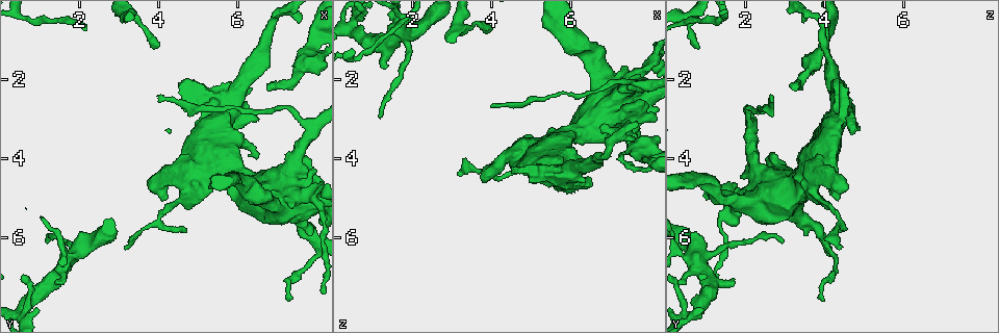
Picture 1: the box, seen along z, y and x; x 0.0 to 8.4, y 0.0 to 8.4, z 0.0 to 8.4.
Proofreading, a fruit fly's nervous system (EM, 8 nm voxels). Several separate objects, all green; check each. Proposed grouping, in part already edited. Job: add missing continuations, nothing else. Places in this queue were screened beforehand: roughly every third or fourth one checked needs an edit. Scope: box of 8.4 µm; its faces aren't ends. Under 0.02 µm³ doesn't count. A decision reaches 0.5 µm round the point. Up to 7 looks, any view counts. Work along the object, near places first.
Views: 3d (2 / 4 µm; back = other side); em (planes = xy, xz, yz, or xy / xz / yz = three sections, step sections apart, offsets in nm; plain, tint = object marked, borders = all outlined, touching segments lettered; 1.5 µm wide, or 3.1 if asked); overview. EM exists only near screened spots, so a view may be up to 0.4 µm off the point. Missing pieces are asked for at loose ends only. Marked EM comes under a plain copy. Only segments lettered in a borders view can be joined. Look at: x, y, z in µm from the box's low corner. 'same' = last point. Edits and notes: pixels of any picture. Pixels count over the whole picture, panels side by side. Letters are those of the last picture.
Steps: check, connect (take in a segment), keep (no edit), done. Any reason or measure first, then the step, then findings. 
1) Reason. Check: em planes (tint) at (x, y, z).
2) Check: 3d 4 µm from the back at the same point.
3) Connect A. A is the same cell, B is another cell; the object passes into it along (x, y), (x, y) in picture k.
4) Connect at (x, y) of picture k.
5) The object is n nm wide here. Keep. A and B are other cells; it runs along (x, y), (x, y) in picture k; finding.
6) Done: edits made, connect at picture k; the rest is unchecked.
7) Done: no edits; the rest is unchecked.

Thin end. Check: em yz step 8 (borders) at (7.20, 7.60, 3.90).

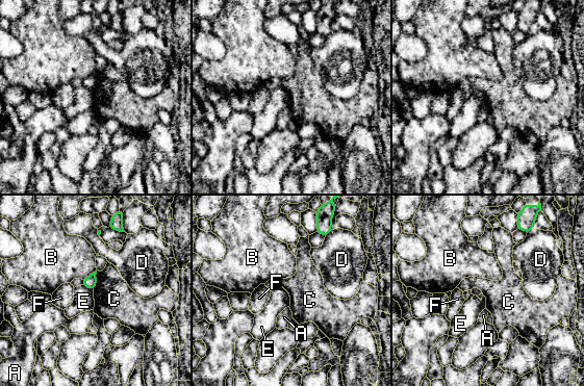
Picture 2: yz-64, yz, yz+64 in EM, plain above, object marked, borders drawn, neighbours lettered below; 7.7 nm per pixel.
Cut it another way. Check: em planes (borders) at the same point.

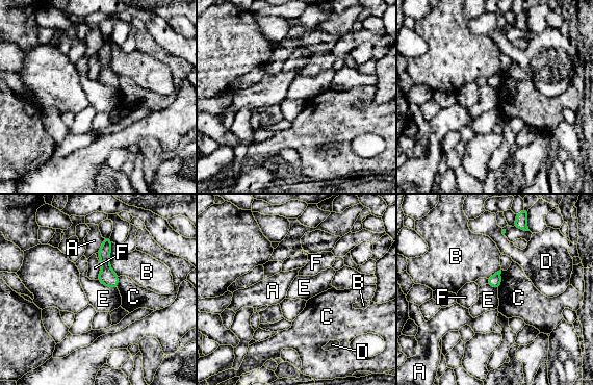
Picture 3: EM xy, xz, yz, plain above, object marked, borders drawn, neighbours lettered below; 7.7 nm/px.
Keep. A, B, C, D, E and F are other cells; a border runs along (97, 279), (107, 286), (117, 288) in picture 3; none of them fits.

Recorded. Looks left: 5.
Branch stops here. Check: 3d 4 µm at (6.75, 2.30, 3.25).

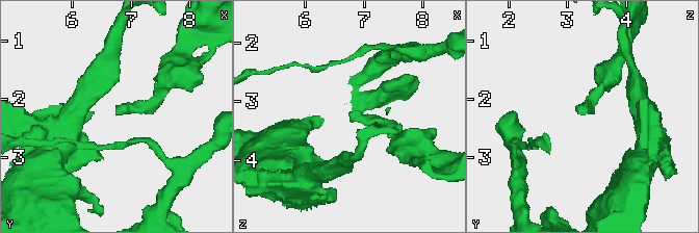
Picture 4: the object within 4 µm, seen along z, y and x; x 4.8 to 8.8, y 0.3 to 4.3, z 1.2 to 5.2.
Now the EM. Check: em yz step 4 (borders) at (6.75, 2.30, 3.25).

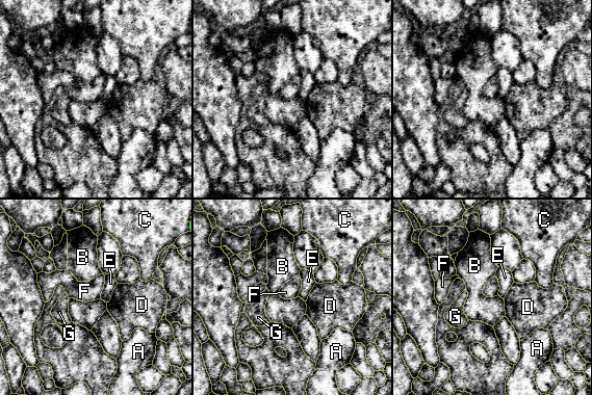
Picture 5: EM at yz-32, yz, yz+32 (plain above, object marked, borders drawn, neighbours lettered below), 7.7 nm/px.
Check: em xy step 8 (borders) at the same point.

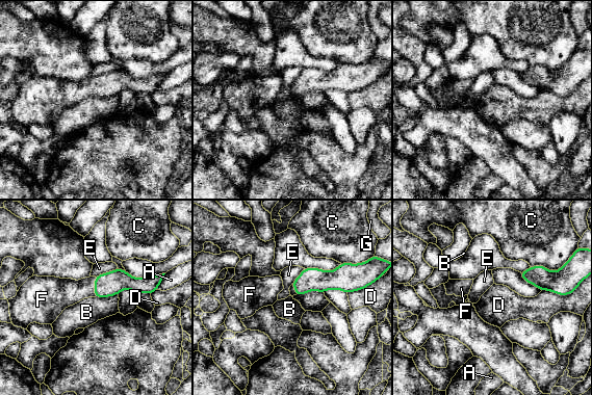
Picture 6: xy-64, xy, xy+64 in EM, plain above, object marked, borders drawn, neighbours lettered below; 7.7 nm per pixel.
The object is 140 nm wide here. Connect F. F is the same cell, A, B, C, D, E and G are other cells; the object passes into it along (109, 284), (95, 287), (63, 292) in picture 6; the neuron continues.

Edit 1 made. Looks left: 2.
An open end. Check: em planes (borders) at (3.95, 1.20, 0.85).

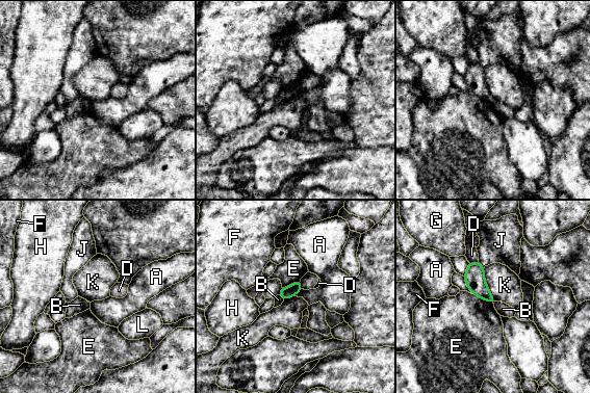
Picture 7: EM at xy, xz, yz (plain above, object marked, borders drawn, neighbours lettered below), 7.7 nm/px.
Keep. A, B, D, E, F, G, H, J, K and L are other cells; a border runs along (484, 267), (484, 280), (495, 300) in picture 7; no lettered segment goes on from it.

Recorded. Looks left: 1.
Done: edits made, connect at picture 6; the rest is unchecked.

